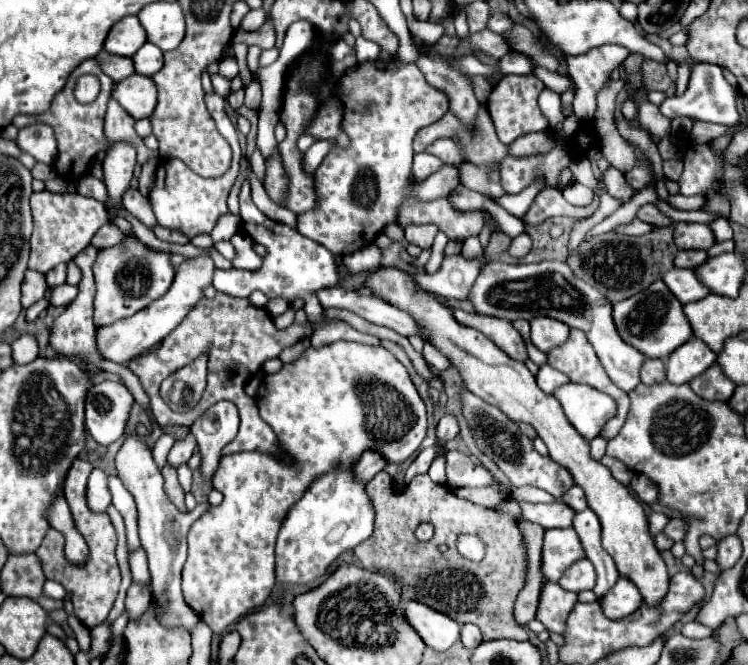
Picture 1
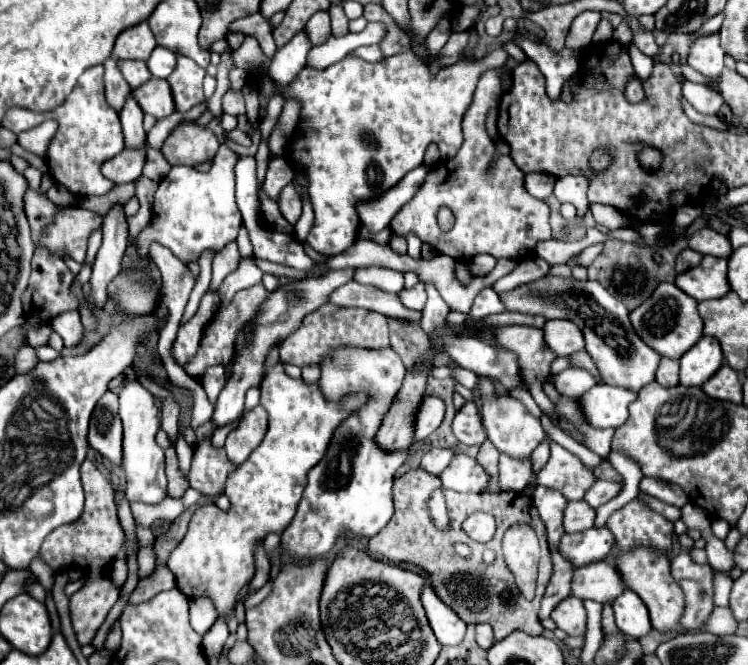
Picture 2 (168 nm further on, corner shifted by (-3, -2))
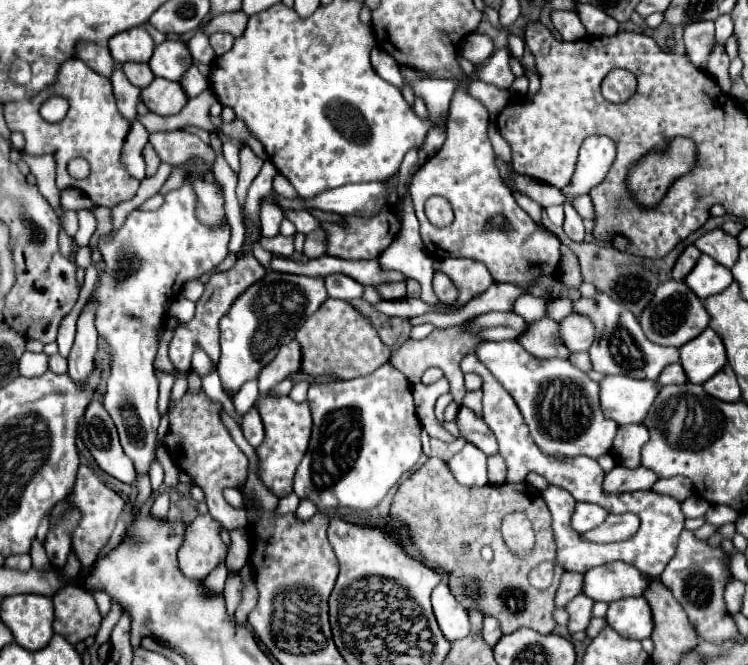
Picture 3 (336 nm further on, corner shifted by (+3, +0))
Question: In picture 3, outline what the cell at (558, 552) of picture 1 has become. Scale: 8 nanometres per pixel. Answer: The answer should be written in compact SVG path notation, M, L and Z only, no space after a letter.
M622 513L622 515L608 515L606 521L582 533L582 539L592 541L592 543L616 543L616 541L626 541L638 531L640 521L632 513Z

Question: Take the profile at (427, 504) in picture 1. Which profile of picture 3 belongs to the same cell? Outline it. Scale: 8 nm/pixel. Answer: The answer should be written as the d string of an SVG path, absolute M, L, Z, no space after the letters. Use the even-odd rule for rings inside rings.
M428 459L418 471L414 471L406 481L400 483L400 487L398 487L398 491L392 499L390 513L388 513L388 527L402 531L400 523L404 523L404 527L410 531L412 545L422 555L424 563L434 567L434 569L440 569L448 575L448 587L466 611L480 611L482 615L490 615L490 617L498 619L502 633L512 633L520 627L530 627L538 633L550 633L554 629L556 623L552 621L552 611L554 611L552 595L556 593L556 587L558 587L558 581L560 581L560 575L564 573L564 569L558 567L558 565L554 567L552 587L548 587L544 591L534 589L528 583L528 571L530 569L534 569L542 561L554 561L554 557L556 557L556 545L554 545L554 535L552 535L552 519L548 515L548 509L544 507L544 501L540 499L538 489L534 489L528 483L500 483L500 485L484 485L484 487L464 487L464 485L454 481L450 469L446 467L446 463L442 459ZM508 511L526 513L526 517L534 525L536 545L534 545L534 553L528 559L514 559L514 555L508 551L508 547L502 541L500 523L502 523L502 519ZM464 543L470 545L468 551L462 549ZM482 545L492 547L492 551L494 551L492 563L480 563L482 561L480 559Z

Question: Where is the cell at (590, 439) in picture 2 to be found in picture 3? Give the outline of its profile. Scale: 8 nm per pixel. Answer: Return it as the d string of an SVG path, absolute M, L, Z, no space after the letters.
M482 341L474 355L492 371L500 385L518 403L534 443L556 457L600 457L610 451L618 425L604 419L598 399L598 383L576 369L568 359L536 359L528 355L518 341Z

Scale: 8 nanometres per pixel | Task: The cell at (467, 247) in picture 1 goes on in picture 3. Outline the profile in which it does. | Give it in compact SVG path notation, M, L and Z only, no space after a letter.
M532 295L520 296L513 305L513 311L522 315L528 323L542 319L546 315L546 301L548 299L538 299Z

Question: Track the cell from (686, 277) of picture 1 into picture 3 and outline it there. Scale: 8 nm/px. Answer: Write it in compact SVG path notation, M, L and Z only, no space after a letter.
M702 255L696 263L696 267L690 271L690 275L684 279L684 283L700 297L706 299L710 295L722 293L732 283L730 269L716 263L712 257Z

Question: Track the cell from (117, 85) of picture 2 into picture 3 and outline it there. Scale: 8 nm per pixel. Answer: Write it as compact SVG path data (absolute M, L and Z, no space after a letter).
M80 43L80 51L76 53L76 57L84 59L84 63L92 71L98 71L106 79L110 79L114 69L118 67L118 63L112 59L108 47L106 45L98 45L98 43L90 43L90 45L88 43Z

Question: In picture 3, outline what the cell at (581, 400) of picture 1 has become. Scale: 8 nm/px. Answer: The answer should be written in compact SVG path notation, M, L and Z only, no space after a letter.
M626 375L604 377L600 381L600 405L606 419L618 425L642 423L648 407L656 399L658 385L646 379L628 379Z

